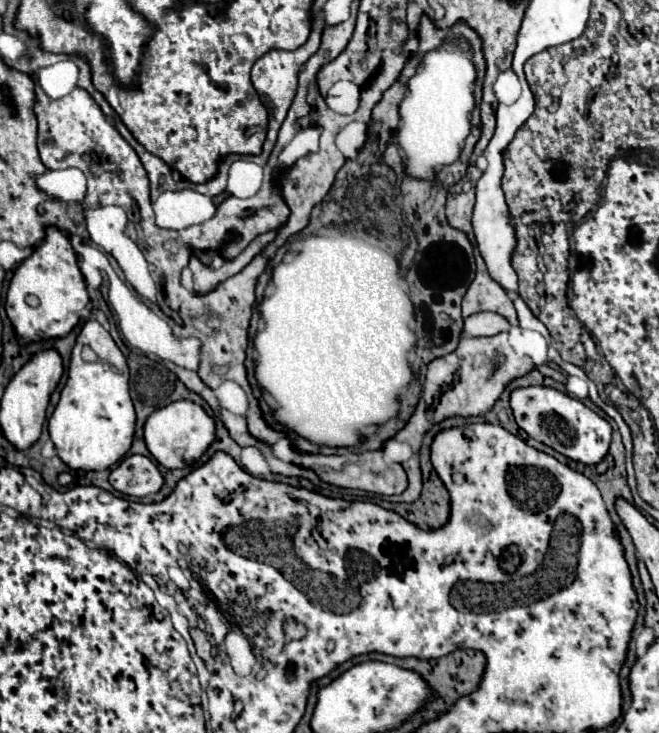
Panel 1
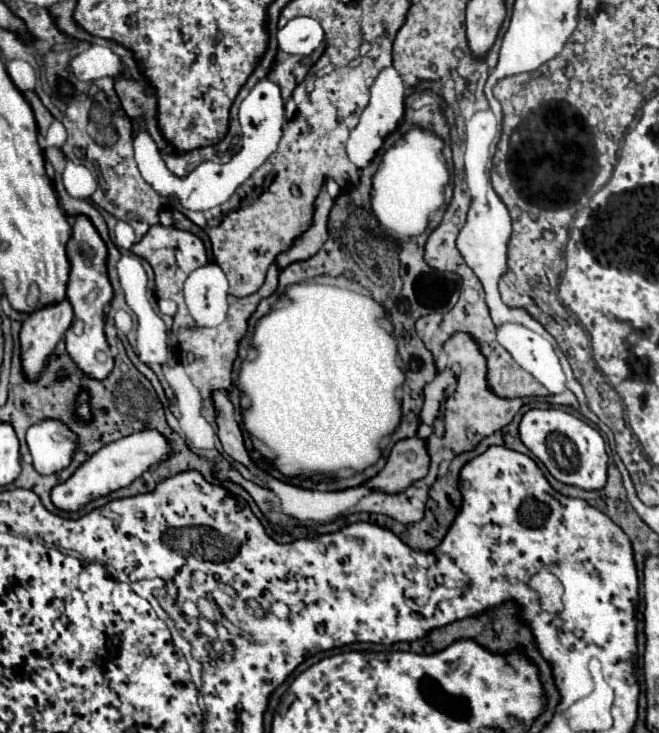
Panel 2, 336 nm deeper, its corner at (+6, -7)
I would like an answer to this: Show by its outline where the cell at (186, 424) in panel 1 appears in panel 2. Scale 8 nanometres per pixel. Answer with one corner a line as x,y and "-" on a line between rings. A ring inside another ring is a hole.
157,429
137,431
133,435
127,435
127,437
119,439
119,441
115,441
115,443
109,443
109,445
101,447
67,481
53,487
51,501
53,501
55,507
59,507
63,511
77,511
95,497
109,495
111,491
127,487
133,479
141,477
147,469
159,465
161,461
169,459
171,455
173,455
171,453
171,443
163,433
159,433

